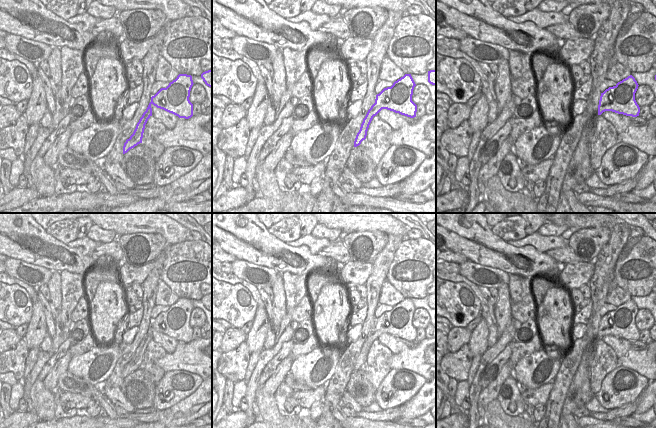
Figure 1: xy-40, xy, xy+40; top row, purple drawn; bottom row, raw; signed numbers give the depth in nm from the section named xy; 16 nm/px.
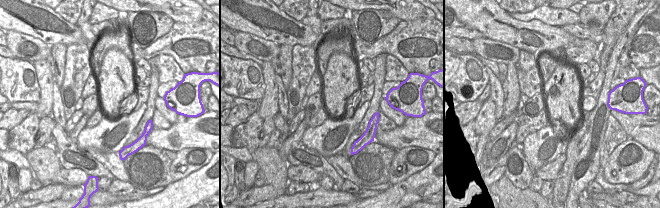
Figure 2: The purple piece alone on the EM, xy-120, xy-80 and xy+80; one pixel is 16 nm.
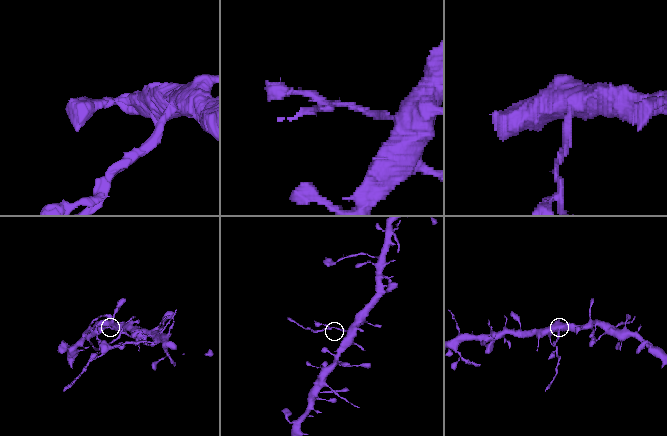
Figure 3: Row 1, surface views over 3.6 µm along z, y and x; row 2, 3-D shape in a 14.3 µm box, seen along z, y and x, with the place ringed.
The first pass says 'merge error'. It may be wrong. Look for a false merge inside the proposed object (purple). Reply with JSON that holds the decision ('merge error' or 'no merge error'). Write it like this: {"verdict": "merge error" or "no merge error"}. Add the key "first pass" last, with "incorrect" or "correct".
{"verdict": "merge error", "first pass": "correct"}

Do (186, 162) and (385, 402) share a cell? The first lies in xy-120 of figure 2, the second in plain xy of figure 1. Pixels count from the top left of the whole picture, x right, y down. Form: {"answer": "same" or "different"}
{"answer": "same"}

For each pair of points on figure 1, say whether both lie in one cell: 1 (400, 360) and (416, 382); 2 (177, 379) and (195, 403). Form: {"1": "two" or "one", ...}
{"1": "two", "2": "two"}

